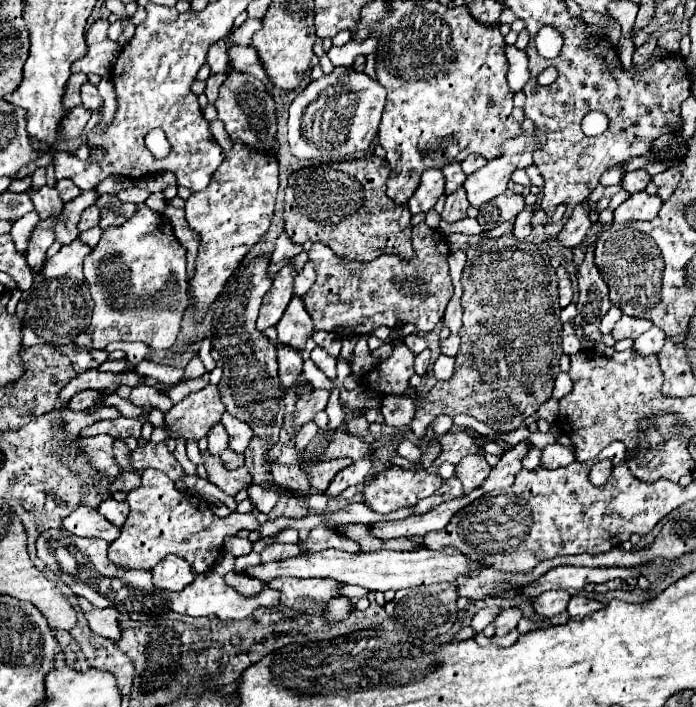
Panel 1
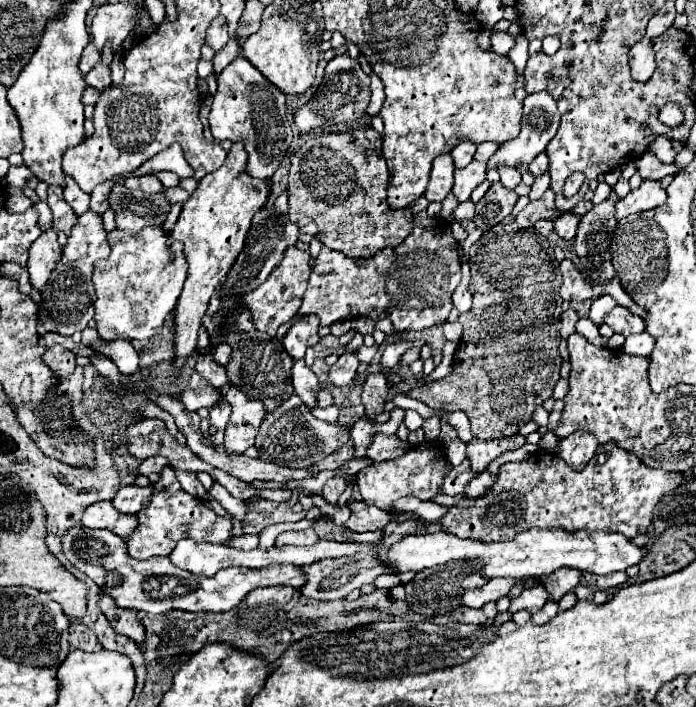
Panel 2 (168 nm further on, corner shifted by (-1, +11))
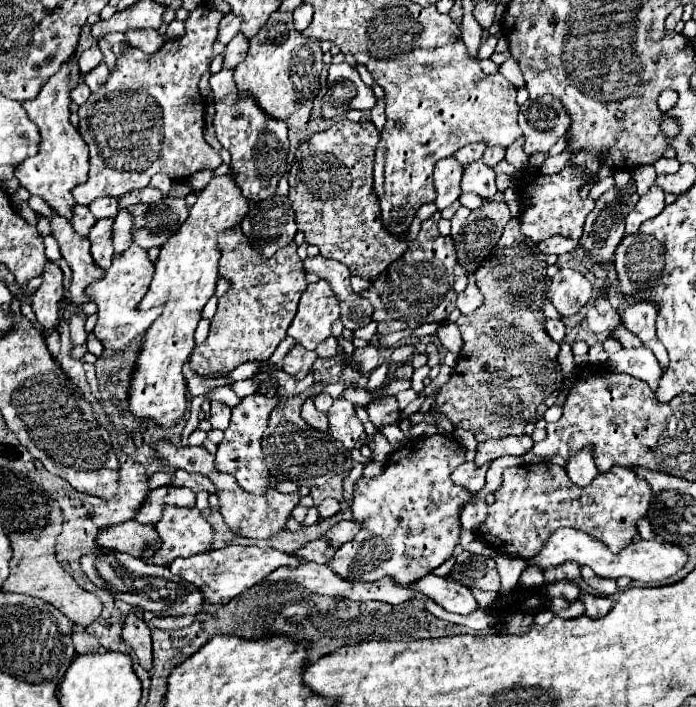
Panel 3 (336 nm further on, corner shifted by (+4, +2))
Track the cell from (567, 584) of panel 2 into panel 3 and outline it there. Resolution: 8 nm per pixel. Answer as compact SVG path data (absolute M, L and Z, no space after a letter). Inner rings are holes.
M564 563L564 565L556 567L556 569L548 569L548 571L544 573L544 577L546 577L546 585L554 583L556 579L568 579L568 581L572 581L572 583L576 583L576 585L582 583L580 567L578 567L576 563Z

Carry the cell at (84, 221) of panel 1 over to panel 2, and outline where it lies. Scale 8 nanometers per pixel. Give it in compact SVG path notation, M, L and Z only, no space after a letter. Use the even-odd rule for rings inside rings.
M107 180L103 184L99 184L93 192L91 192L91 210L97 212L97 214L105 214L109 210L109 194L111 194L111 188L115 186L117 182L113 180Z

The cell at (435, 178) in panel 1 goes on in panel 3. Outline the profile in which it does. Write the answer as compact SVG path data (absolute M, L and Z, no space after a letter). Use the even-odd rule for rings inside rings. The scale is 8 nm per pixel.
M440 159L434 167L434 187L436 187L436 207L438 211L450 207L460 197L460 177L464 167L454 159Z

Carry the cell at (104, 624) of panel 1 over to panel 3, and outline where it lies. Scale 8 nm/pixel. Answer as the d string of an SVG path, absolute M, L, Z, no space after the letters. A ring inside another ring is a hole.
M128 613L124 617L124 629L122 629L122 641L128 643L140 661L144 669L152 667L152 641L150 641L150 629L148 625L138 619L134 613Z

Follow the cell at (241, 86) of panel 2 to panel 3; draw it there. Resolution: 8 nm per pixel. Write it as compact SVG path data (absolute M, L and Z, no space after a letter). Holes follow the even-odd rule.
M222 69L220 73L212 75L210 87L214 91L214 107L216 107L212 125L216 129L216 139L232 155L236 185L240 187L242 195L252 201L274 197L276 185L288 169L288 127L284 125L284 121L268 117L268 113L264 113L264 109L256 105L252 93L238 91L232 79L232 69Z

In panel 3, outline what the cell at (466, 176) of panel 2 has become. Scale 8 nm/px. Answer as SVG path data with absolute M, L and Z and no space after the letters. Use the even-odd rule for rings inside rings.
M474 161L464 169L464 177L462 177L462 193L476 193L482 197L494 197L496 183L494 183L494 171L484 165L482 161Z

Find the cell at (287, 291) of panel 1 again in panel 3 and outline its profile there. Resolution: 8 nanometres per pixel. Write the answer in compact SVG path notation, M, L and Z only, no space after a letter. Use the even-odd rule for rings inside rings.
M238 227L226 231L218 241L220 245L220 275L230 281L230 289L218 301L218 311L210 321L206 341L192 351L190 365L198 375L214 371L230 371L246 361L268 359L278 343L286 337L302 291L306 289L302 259L296 255L296 243L274 253L272 259L262 261L260 253L250 245Z

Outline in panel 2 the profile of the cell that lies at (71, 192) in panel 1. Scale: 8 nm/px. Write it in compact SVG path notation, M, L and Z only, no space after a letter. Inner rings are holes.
M65 178L65 202L75 210L75 214L77 216L81 216L83 212L87 212L89 210L89 194L85 194L79 186L77 186L77 182L73 180L73 178Z

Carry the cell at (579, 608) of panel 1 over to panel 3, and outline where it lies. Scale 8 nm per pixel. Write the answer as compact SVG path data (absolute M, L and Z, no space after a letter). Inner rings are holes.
M580 595L578 597L584 607L586 607L586 613L590 619L600 619L604 617L612 607L614 607L614 599L612 597L596 597L596 595Z

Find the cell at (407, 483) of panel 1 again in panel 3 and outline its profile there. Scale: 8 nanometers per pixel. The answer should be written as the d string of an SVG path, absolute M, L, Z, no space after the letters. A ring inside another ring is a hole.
M436 433L416 445L394 451L382 475L374 479L360 477L356 481L354 501L350 509L354 519L364 521L364 527L350 543L338 547L332 561L328 561L328 567L338 577L344 577L348 581L380 581L384 577L392 577L392 581L396 581L398 585L410 585L412 581L418 581L420 577L442 565L446 559L450 559L454 547L458 545L460 533L458 509L472 497L464 487L458 487L450 481L450 473L466 461L464 453L466 449L452 441L452 437Z

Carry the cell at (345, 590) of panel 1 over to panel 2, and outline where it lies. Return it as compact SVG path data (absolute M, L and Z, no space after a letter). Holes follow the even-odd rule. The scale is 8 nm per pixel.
M388 574L381 575L375 579L373 582L377 588L389 589L396 585L403 585L398 575Z

